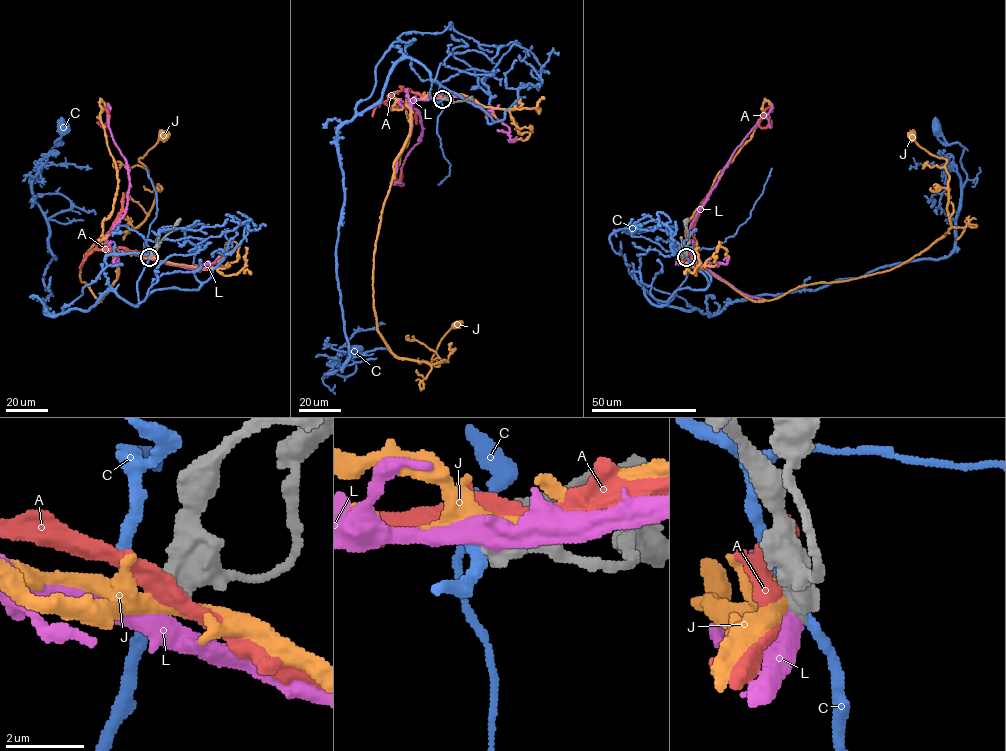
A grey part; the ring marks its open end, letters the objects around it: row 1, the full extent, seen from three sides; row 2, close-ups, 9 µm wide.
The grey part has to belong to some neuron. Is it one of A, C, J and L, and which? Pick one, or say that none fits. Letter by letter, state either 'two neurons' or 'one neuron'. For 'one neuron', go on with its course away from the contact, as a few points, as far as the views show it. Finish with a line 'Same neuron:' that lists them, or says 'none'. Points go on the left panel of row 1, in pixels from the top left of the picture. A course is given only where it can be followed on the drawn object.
A: two neurons
C: two neurons
J: two neurons
L: two neurons
Same neuron: none

